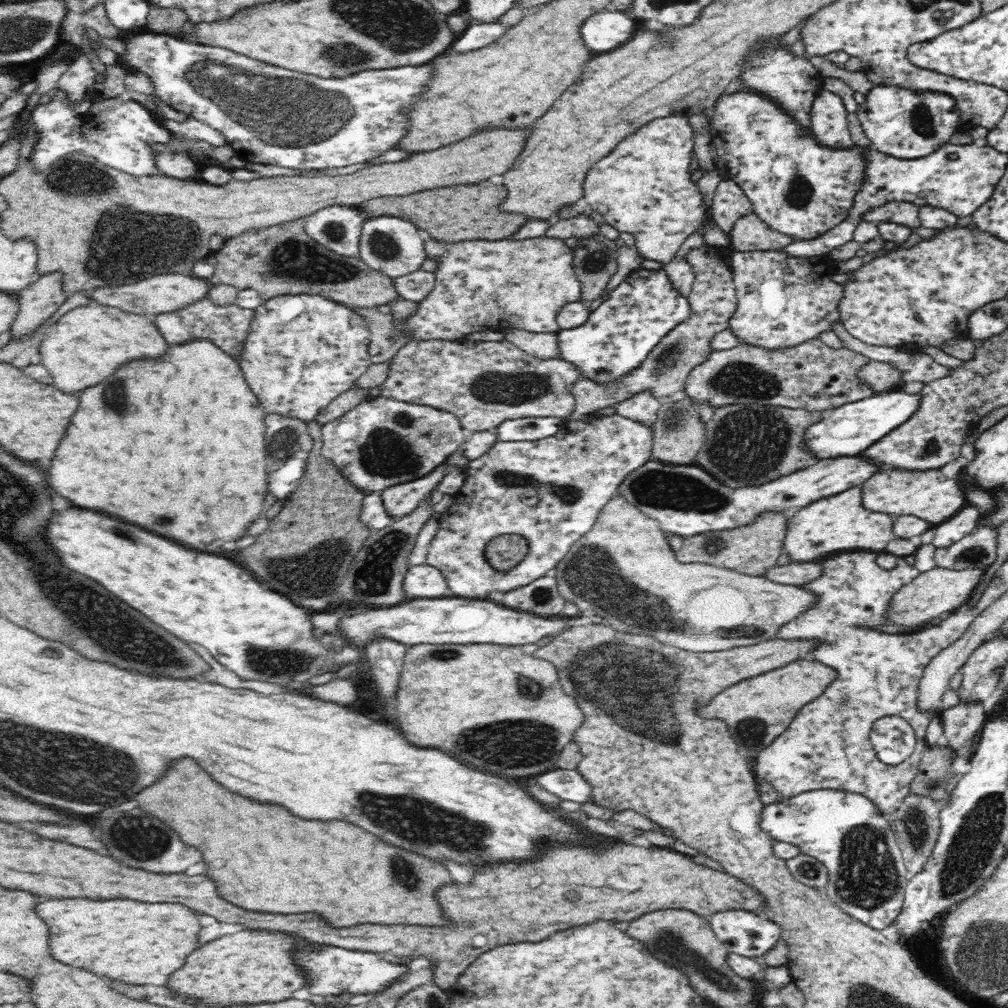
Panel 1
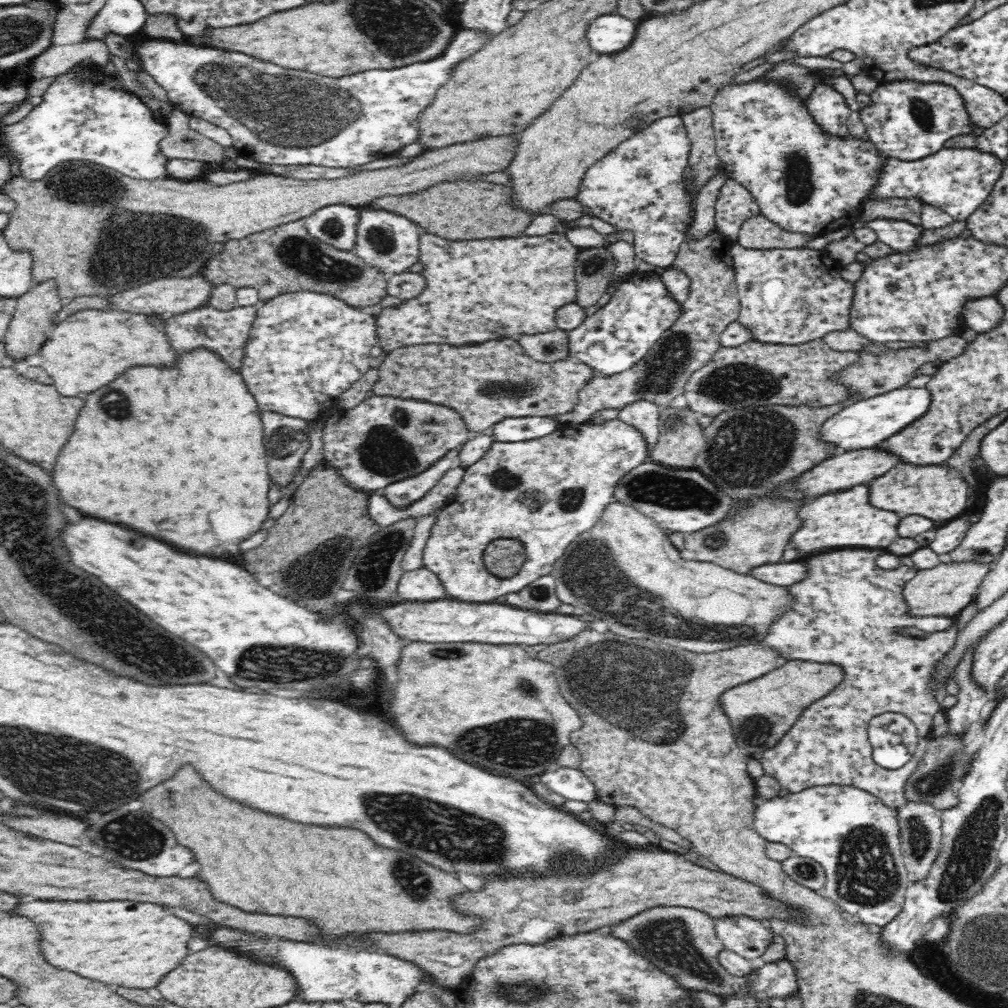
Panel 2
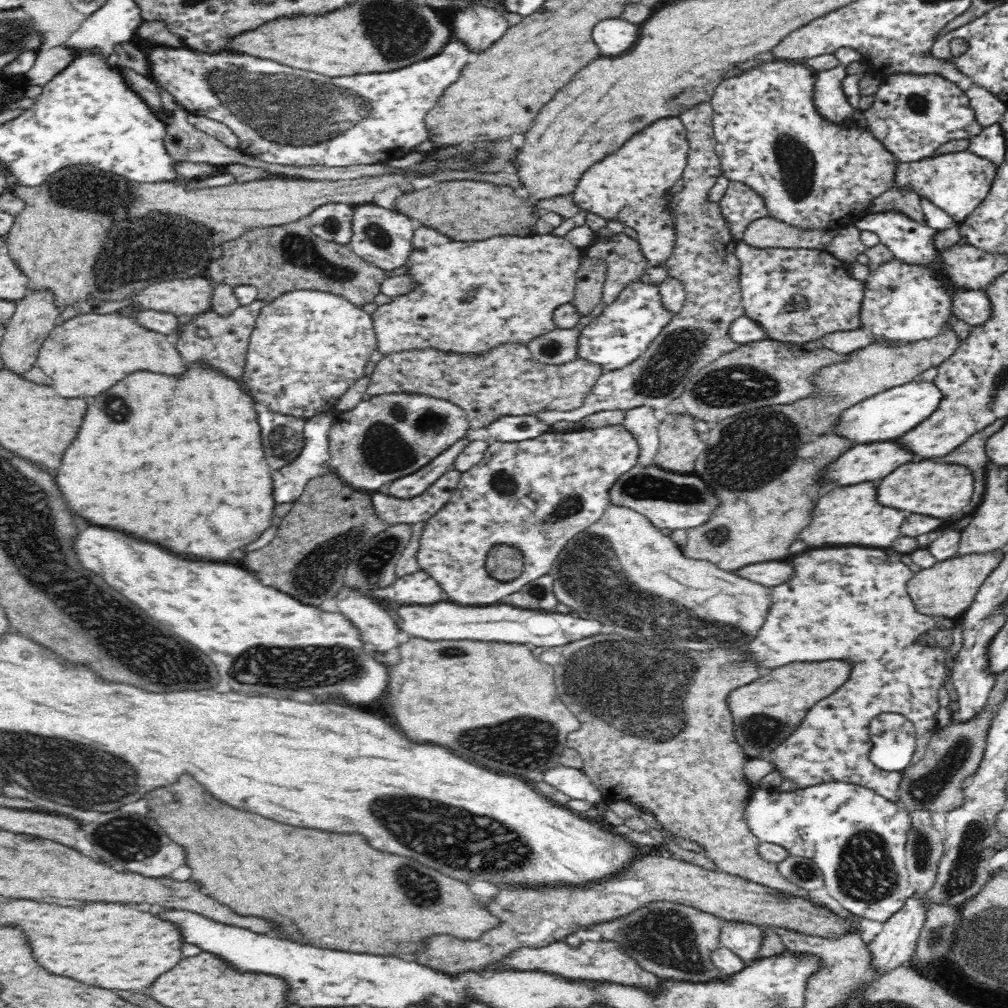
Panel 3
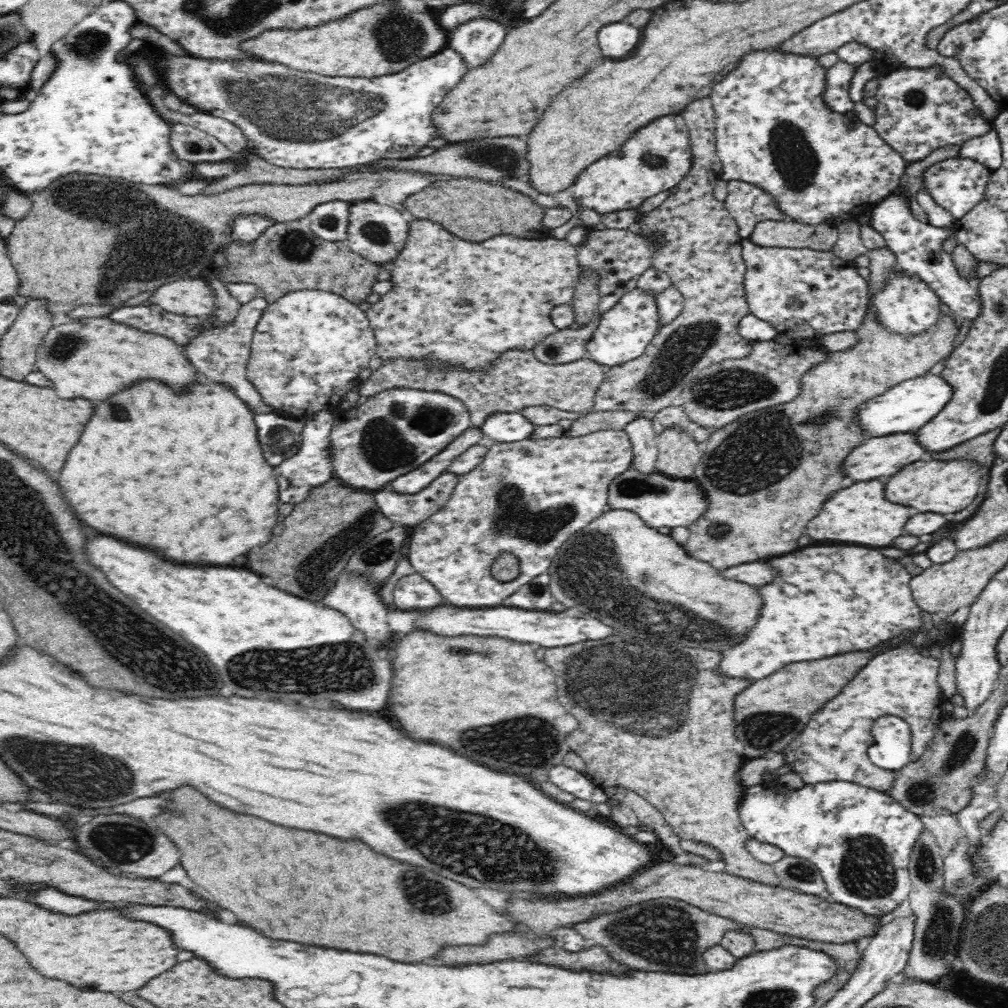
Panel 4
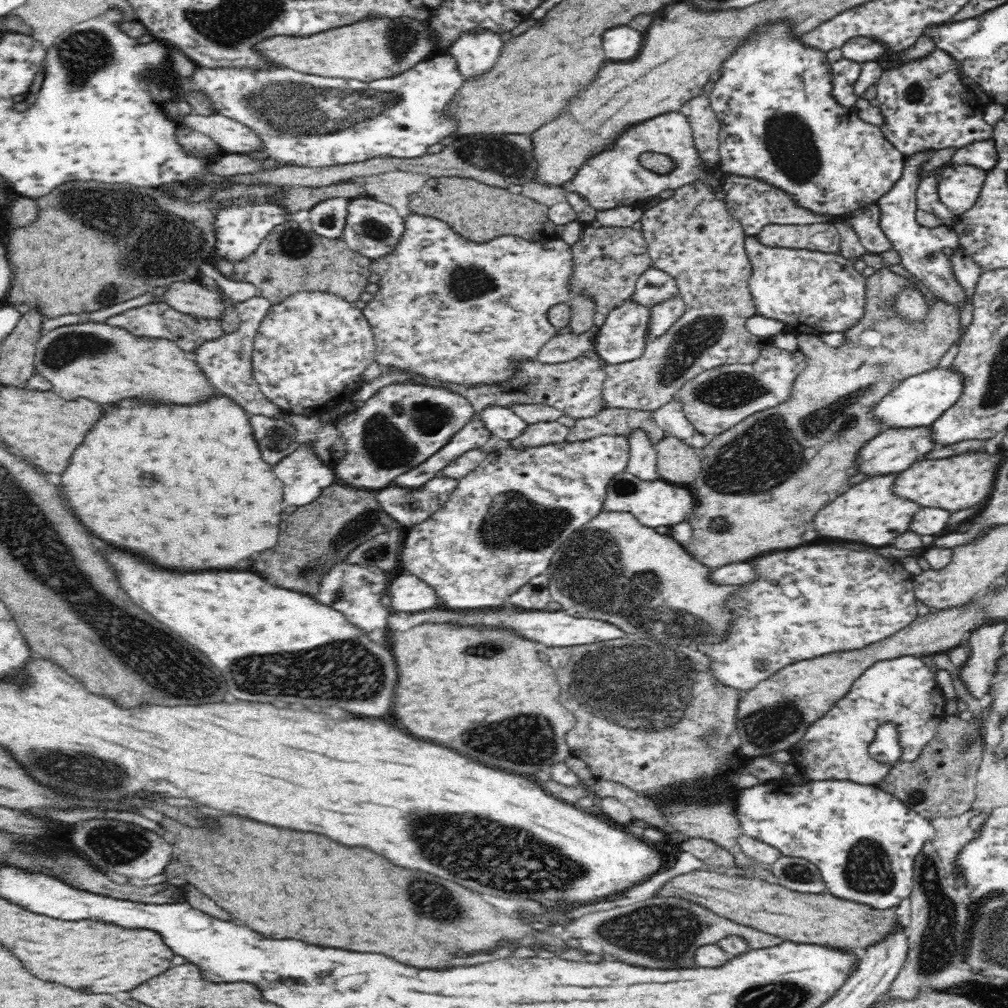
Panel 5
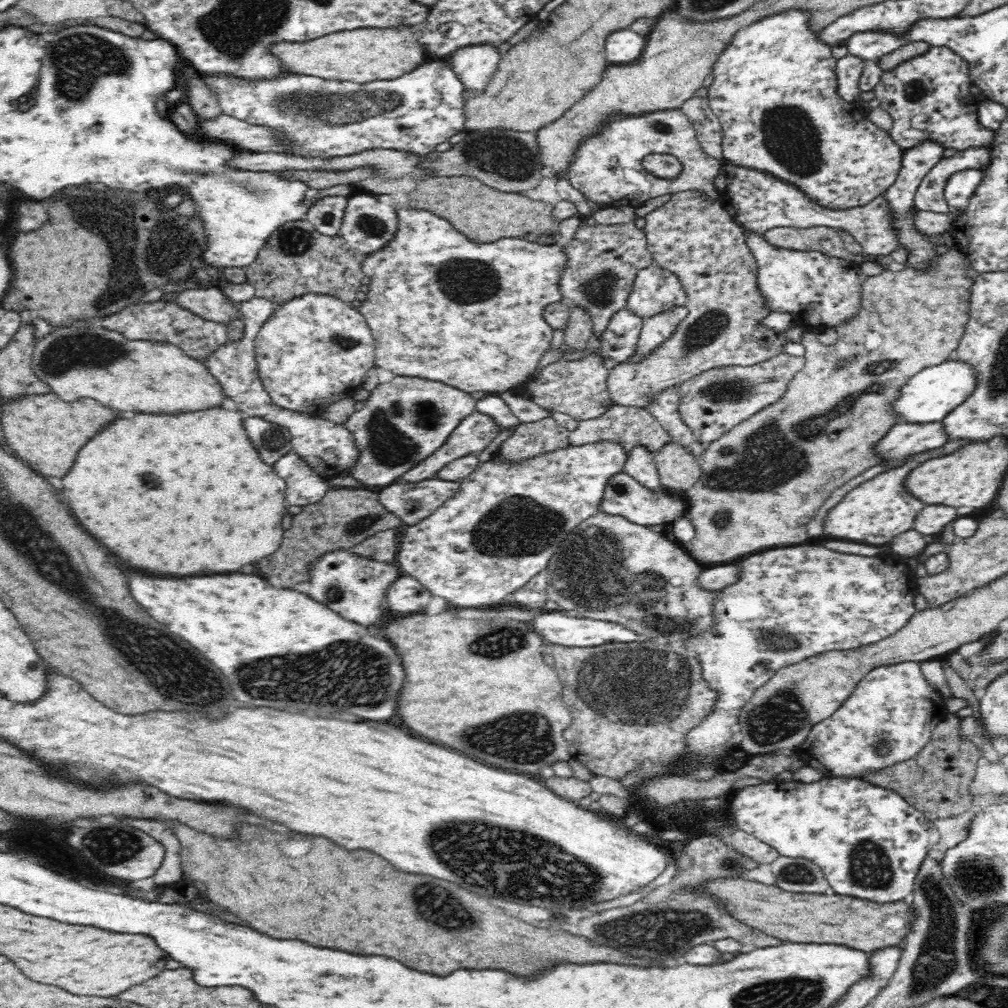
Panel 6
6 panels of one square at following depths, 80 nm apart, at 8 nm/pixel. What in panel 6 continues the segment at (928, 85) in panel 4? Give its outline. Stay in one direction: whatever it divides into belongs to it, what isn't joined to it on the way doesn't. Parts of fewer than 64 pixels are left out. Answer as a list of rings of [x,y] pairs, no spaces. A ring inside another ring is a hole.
[[[929,46],[926,52],[884,71],[873,92],[880,107],[894,119],[889,135],[903,150],[920,144],[923,139],[936,138],[944,148],[965,151],[988,148],[995,135],[995,131],[978,123],[978,102],[969,89],[972,85],[964,58],[947,46]]]

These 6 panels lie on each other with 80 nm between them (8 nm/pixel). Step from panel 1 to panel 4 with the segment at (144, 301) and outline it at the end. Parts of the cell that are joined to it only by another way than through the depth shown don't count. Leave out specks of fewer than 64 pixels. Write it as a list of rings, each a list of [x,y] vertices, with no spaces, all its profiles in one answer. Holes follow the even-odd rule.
[[[201,278],[180,279],[155,291],[149,299],[166,312],[203,319],[213,318],[217,309],[214,291]]]

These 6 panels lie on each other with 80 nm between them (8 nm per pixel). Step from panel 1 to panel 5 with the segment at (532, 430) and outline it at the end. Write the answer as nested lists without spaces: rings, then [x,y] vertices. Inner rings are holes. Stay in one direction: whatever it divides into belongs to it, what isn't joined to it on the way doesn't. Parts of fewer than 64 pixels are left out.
[[[492,405],[483,408],[478,416],[484,421],[486,428],[494,437],[512,440],[522,434],[527,422],[516,416],[509,407]]]

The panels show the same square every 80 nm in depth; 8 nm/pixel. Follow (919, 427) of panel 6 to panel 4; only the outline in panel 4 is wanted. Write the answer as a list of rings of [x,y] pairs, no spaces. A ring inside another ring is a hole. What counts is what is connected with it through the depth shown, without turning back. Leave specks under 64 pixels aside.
[[[896,432],[888,436],[874,436],[866,438],[864,443],[851,450],[843,462],[842,471],[848,475],[848,478],[854,478],[856,482],[890,478],[909,464],[924,460],[928,453],[927,448],[923,448],[917,439],[917,432]]]

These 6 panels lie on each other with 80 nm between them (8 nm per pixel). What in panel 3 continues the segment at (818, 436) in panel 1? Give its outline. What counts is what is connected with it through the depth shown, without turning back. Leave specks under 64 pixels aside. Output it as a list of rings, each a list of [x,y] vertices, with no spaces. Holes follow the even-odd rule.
[[[918,378],[906,384],[894,386],[846,409],[837,424],[837,433],[851,440],[853,445],[899,438],[937,411],[942,397],[942,391],[933,380],[924,381]]]

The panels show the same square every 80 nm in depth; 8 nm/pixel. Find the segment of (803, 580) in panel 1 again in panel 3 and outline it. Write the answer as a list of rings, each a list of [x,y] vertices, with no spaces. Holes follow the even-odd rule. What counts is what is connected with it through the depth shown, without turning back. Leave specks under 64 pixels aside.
[[[772,561],[750,563],[732,571],[732,573],[767,587],[778,586],[778,584],[788,582],[792,578],[790,566]]]

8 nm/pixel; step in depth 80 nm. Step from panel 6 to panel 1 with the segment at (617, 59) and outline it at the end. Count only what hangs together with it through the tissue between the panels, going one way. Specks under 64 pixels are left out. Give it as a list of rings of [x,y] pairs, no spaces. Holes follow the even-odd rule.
[[[608,9],[593,14],[581,26],[582,38],[596,52],[610,52],[632,38],[636,30],[634,18],[626,13]]]

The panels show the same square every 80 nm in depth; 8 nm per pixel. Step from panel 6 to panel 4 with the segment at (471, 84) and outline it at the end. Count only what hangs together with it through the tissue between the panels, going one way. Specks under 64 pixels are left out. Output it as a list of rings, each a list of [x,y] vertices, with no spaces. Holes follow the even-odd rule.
[[[472,19],[459,24],[449,34],[446,47],[454,49],[462,57],[464,66],[468,70],[486,64],[486,60],[490,60],[496,54],[505,36],[506,28],[501,22]]]

